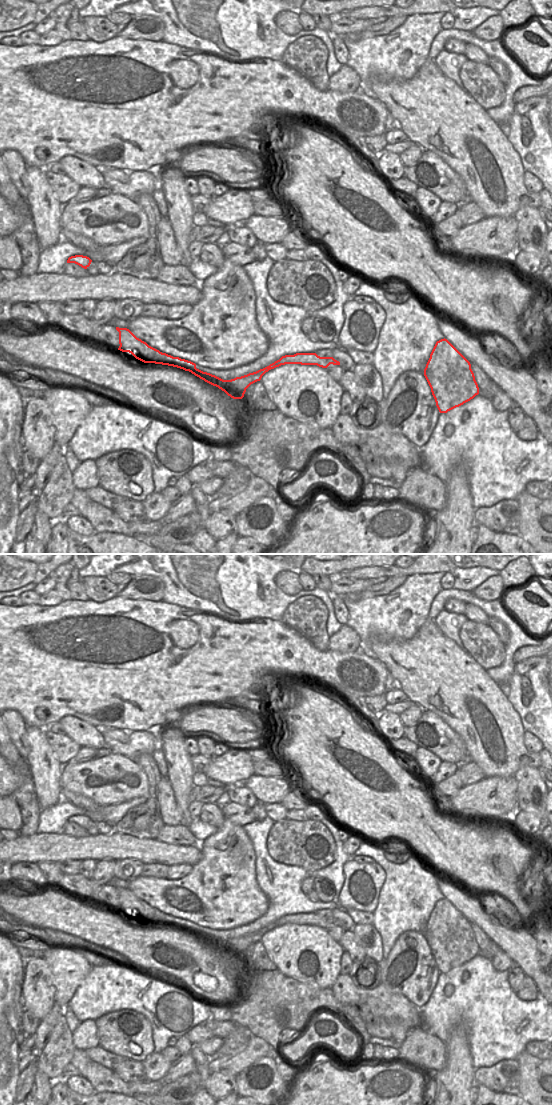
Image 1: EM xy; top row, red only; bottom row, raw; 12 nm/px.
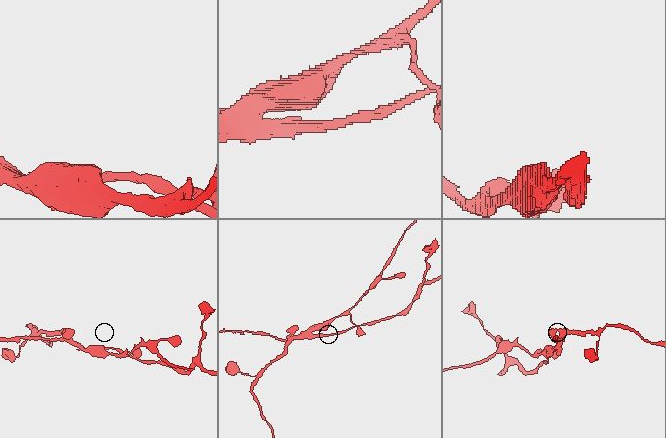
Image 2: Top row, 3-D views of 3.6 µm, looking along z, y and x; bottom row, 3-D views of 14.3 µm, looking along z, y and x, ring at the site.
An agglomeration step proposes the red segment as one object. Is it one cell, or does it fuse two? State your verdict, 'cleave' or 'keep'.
cleave

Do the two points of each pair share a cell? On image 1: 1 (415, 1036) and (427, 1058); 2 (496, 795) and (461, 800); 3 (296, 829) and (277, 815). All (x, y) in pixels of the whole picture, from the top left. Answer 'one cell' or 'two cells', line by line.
1: one cell
2: one cell
3: two cells

